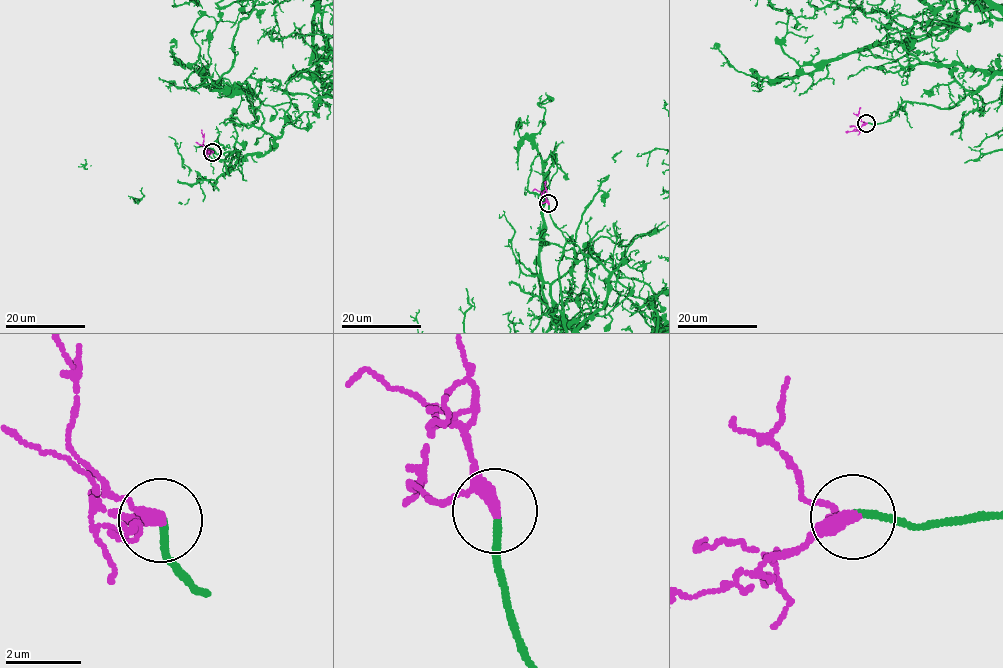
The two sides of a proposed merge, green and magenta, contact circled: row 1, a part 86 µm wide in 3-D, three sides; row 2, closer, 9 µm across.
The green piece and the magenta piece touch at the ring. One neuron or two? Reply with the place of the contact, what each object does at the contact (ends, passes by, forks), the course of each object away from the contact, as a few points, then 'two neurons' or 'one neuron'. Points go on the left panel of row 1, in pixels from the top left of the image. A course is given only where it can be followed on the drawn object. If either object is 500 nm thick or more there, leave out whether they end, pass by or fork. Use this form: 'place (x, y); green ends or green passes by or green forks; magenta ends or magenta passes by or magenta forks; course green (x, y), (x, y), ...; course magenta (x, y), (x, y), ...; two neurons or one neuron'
place (212, 152); green ends; magenta passes by; course magenta (212, 152), (203, 144), (201, 130); one neuron

